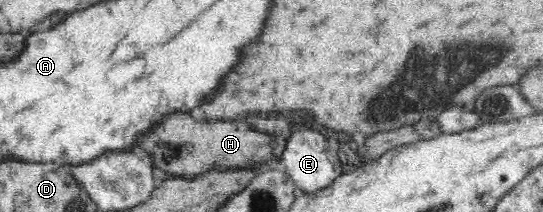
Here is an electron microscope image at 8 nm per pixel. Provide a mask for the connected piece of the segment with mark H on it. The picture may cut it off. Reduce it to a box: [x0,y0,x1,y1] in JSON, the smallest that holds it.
[137,113,286,177]

